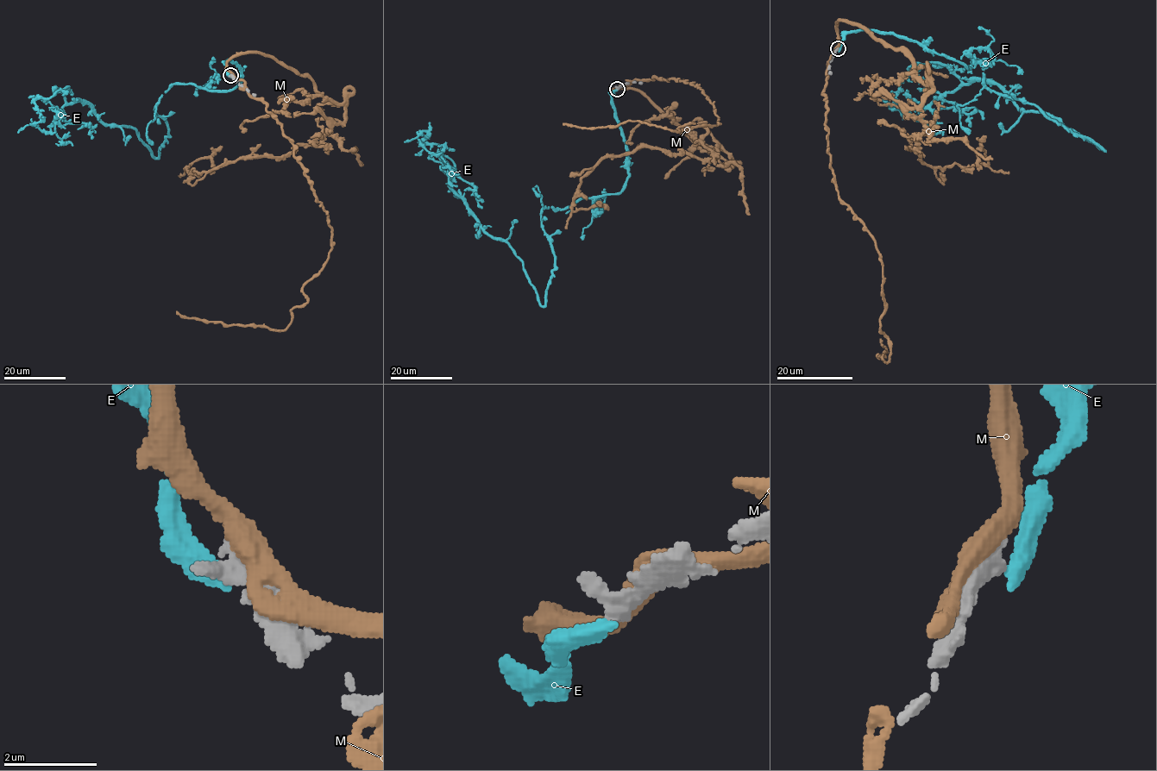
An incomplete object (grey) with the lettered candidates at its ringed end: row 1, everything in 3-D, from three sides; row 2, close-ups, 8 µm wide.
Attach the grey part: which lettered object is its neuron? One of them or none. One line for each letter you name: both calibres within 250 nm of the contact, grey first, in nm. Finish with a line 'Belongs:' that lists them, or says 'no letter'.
Belongs: no letter

